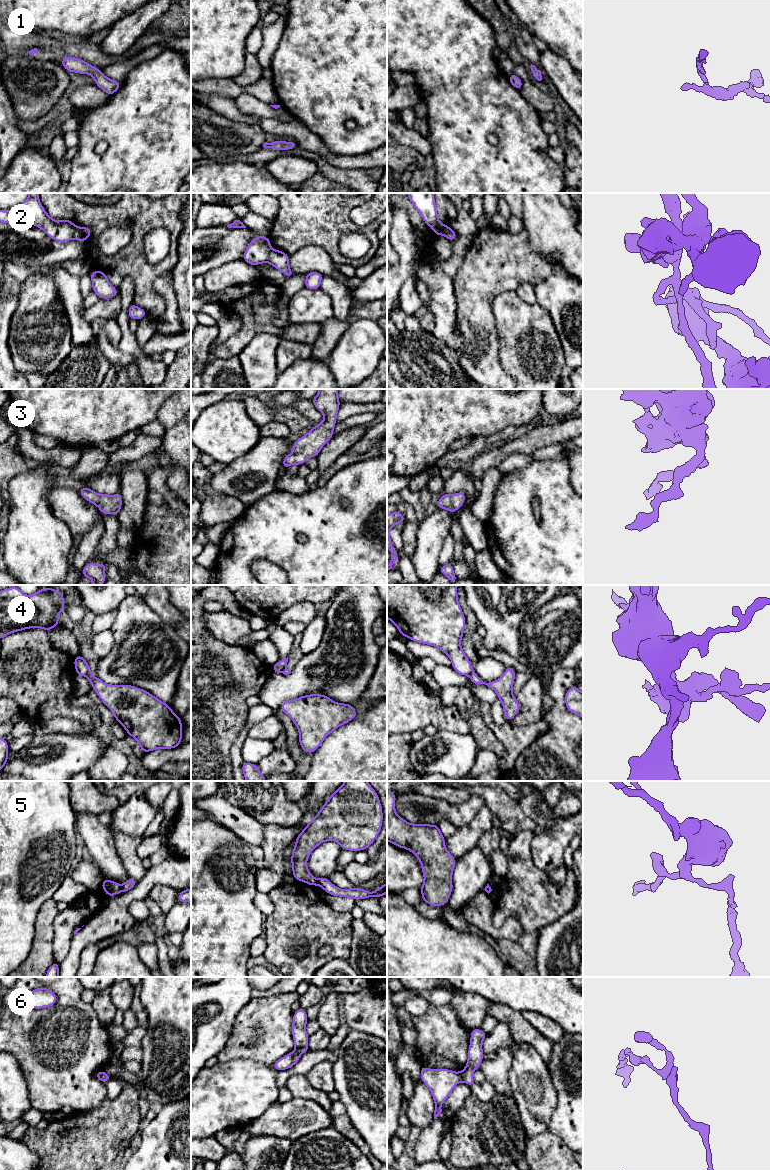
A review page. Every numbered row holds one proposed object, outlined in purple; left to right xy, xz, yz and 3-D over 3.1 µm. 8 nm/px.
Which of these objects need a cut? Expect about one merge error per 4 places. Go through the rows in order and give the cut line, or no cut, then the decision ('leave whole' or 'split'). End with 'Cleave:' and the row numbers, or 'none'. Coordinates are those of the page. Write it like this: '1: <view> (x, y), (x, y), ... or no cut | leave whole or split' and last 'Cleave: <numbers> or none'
1: no cut | leave whole
2: xy (76, 226), (72, 237) | split
3: no cut | leave whole
4: xy (90, 672), (87, 676) | split
5: xy (120, 886), (121, 891) | split
6: yz (461, 1072), (463, 1080) | split
Cleave: 2, 4, 5, 6

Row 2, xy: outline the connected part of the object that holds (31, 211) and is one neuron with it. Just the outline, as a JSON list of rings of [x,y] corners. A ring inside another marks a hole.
[[[29,193],[28,198],[16,209],[0,210],[0,222],[26,225],[33,224],[53,240],[69,242],[73,239],[76,226],[69,219],[54,220],[45,211],[39,193]]]

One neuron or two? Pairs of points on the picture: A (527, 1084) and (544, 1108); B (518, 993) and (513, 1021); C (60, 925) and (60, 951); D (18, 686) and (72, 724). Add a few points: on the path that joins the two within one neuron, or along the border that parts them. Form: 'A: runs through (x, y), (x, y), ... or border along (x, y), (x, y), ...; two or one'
A: runs through (532, 1090), (538, 1102); one
B: border along (493, 1001), (504, 1003), (521, 1012); two
C: runs through (60, 931), (60, 945); one
D: border along (38, 724), (57, 716), (69, 716), (82, 725); two

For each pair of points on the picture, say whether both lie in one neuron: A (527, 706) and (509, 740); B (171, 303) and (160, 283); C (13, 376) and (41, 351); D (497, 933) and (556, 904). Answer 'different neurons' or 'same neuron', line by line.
A: different neurons
B: same neuron
C: different neurons
D: different neurons

